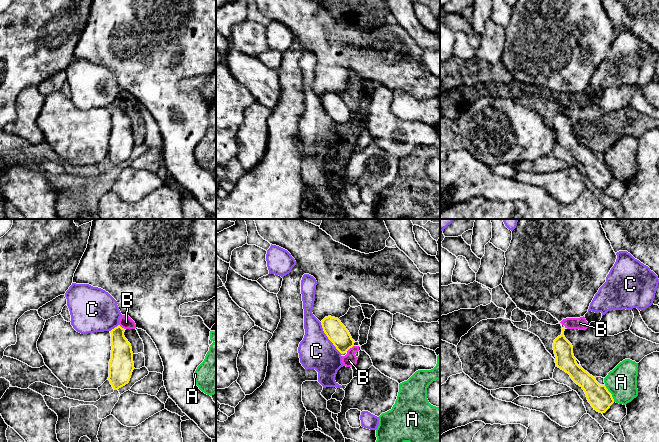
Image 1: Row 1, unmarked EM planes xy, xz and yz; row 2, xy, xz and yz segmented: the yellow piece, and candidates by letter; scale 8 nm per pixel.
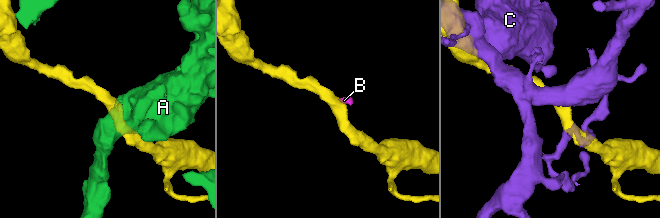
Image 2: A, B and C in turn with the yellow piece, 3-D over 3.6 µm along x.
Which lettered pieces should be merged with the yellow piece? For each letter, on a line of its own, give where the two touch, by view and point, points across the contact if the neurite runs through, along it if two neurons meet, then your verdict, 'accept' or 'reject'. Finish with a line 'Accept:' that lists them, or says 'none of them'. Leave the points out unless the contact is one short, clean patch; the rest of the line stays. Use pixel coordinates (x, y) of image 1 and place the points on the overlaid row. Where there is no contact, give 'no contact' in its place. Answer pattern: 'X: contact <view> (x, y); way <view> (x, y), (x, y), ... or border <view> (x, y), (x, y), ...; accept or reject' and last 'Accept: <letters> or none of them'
A: contact yz (610, 393); border yz (604, 385), (614, 401); reject
B: contact xz (349, 348); border xz (353, 345), (346, 351); reject
C: contact xz (328, 338); reject
Accept: none of them

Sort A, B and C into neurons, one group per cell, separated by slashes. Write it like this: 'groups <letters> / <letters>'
groups A / B / C

